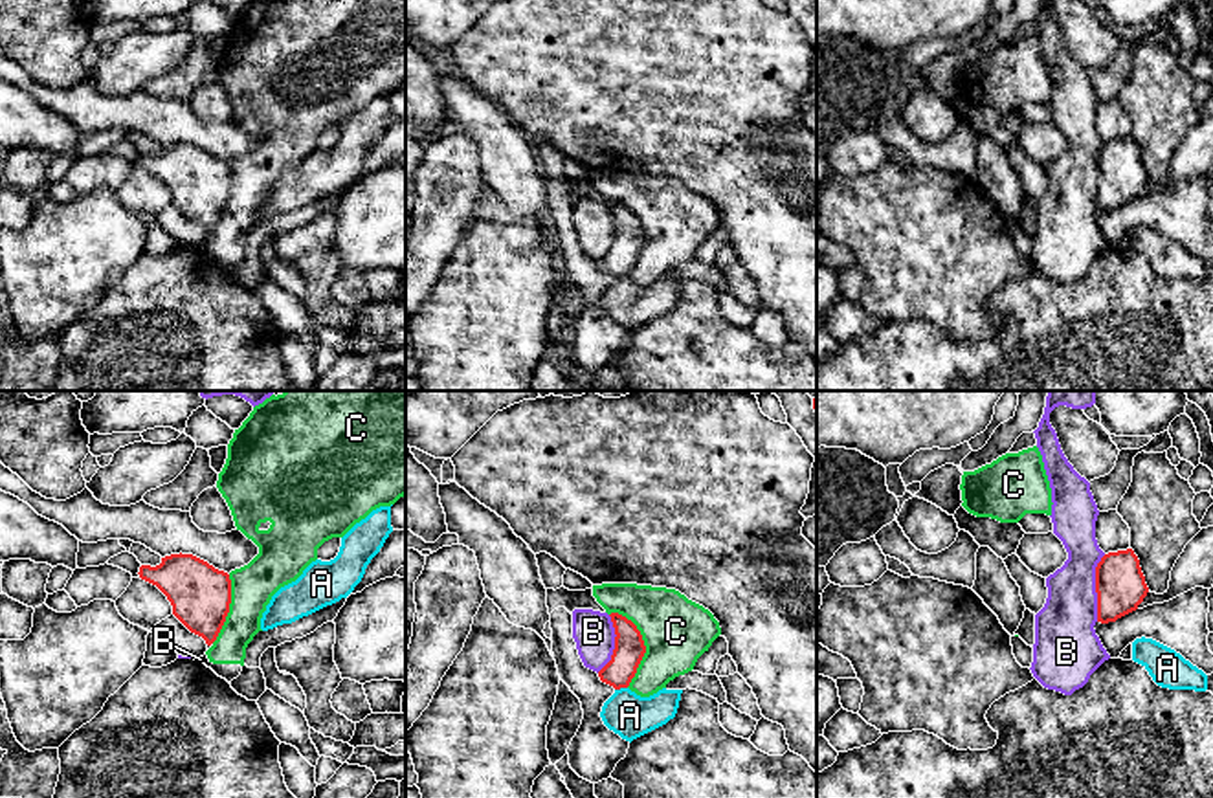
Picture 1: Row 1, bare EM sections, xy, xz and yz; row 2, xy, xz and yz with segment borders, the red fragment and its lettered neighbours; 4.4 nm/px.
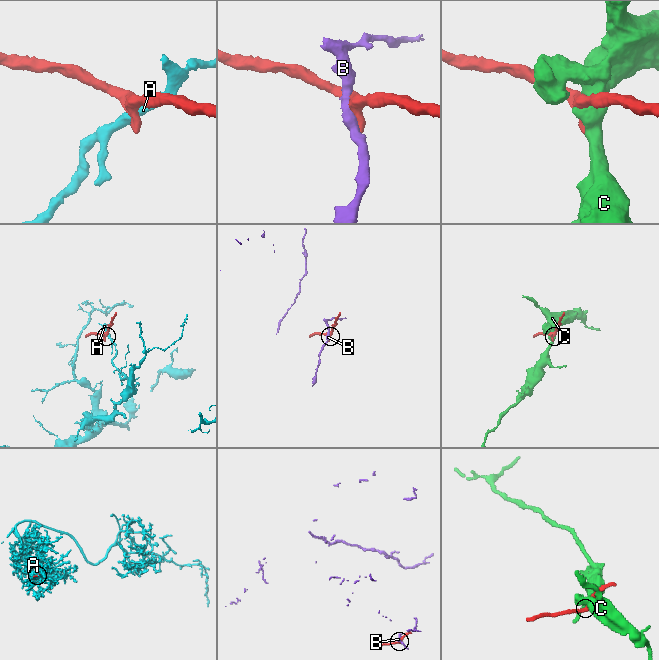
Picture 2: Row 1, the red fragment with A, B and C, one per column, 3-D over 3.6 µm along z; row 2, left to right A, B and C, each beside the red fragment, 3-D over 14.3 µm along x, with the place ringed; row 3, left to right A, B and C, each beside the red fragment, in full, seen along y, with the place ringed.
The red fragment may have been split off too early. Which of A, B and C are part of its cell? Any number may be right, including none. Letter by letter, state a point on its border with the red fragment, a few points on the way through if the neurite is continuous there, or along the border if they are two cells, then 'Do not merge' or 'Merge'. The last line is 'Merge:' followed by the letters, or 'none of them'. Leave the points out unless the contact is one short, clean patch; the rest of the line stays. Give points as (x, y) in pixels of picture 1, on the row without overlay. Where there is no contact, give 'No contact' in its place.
A: Touches red at xz (621, 276). Boundary: xz (626, 276), (615, 279). Do not merge
B: Touches red at yz (1096, 177). Do not merge
C: Touches red at xz (643, 233). Do not merge
Merge: none of them

